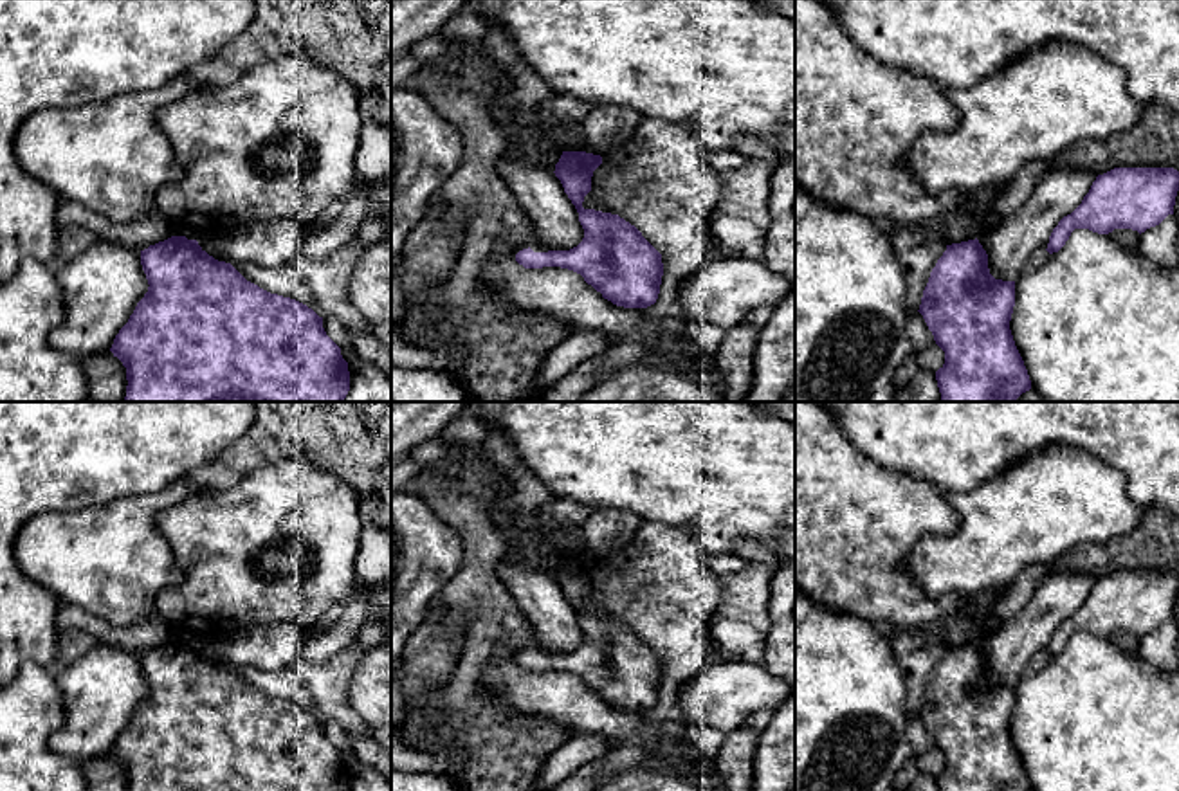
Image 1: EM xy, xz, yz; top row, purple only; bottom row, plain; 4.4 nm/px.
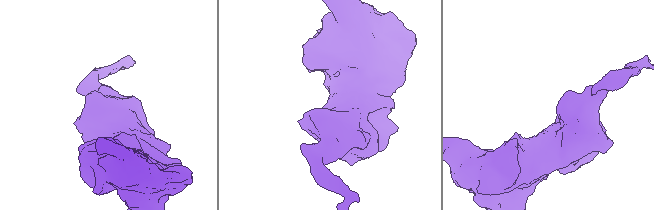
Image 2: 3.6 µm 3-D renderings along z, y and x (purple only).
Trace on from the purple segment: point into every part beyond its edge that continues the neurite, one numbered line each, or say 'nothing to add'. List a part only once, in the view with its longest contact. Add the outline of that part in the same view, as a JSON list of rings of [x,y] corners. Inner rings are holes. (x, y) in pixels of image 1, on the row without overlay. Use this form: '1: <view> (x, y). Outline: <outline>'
nothing to add

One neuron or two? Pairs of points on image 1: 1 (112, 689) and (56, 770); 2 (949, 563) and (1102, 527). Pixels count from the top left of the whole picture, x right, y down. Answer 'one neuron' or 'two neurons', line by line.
1: two neurons
2: one neuron

